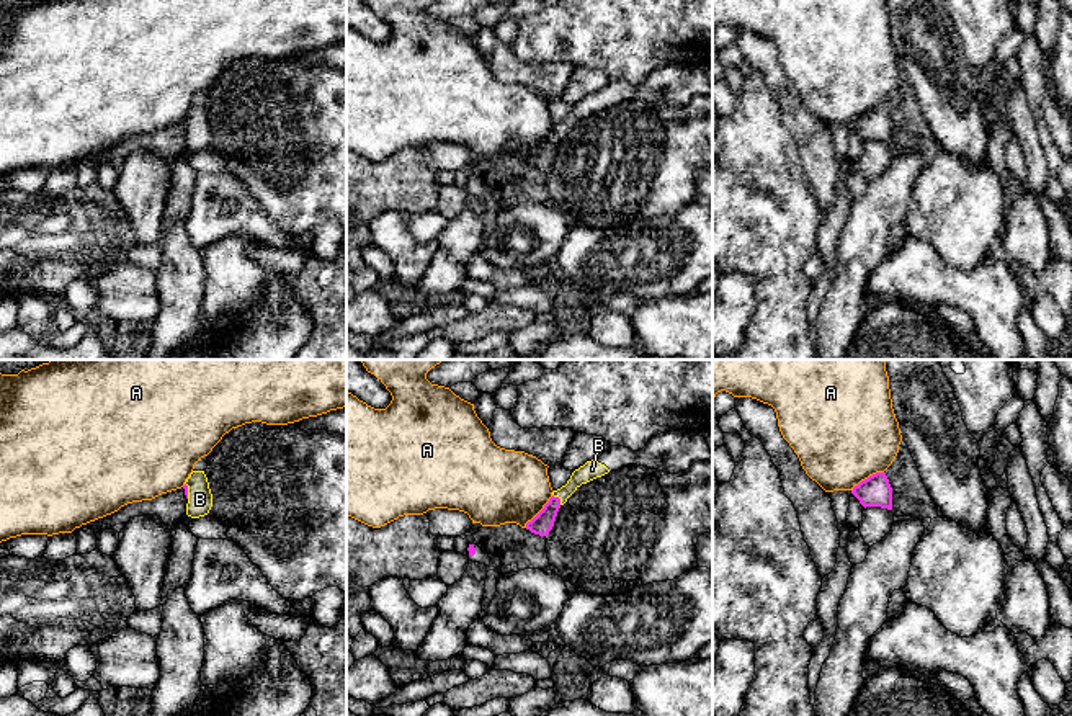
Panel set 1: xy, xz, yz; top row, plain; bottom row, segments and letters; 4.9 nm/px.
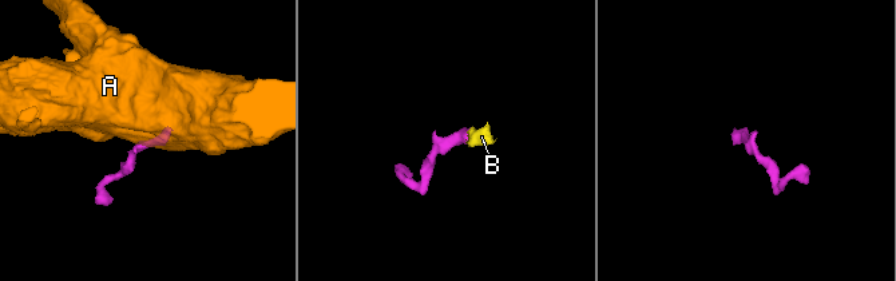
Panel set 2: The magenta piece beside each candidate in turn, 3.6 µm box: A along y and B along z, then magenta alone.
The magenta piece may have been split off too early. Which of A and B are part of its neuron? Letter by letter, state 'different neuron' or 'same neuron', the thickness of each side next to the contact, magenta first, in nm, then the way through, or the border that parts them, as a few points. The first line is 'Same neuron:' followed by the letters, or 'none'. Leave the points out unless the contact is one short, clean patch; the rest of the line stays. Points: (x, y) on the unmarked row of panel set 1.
Same neuron: A
A: same neuron; 100 nm thick on the magenta side, 380 nm on the other; runs through xz (543, 156), (540, 146), (517, 123), (497, 120)
B: different neuron; 100 nm thick on the magenta side, 90 nm on the other

